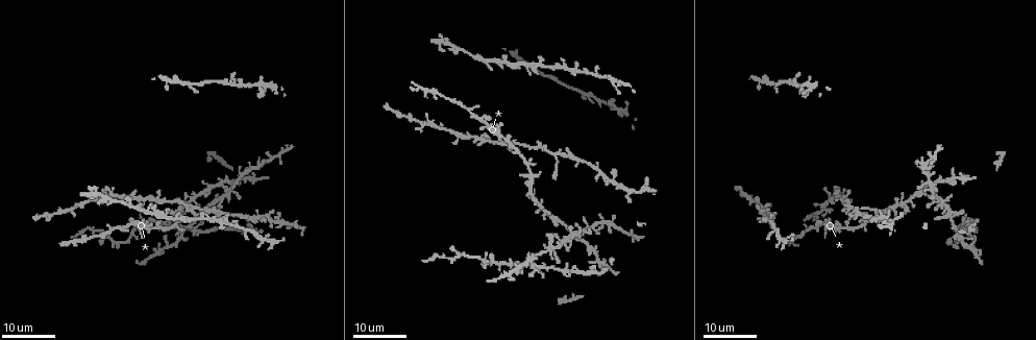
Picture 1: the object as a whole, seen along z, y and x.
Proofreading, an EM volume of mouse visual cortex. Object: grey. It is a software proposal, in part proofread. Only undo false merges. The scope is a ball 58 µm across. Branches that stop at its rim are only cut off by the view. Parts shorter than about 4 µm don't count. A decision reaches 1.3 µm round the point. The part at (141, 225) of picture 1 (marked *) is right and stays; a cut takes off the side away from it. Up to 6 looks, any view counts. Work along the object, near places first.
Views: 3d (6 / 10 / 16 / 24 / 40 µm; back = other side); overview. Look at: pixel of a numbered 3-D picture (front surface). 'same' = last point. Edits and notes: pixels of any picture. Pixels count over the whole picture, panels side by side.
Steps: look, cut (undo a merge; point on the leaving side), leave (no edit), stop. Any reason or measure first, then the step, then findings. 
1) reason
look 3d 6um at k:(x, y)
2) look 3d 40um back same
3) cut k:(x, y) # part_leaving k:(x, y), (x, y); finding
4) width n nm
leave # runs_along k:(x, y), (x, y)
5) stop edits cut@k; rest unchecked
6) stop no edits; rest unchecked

three-way junction
look 3d 24um at 1:(126, 203)

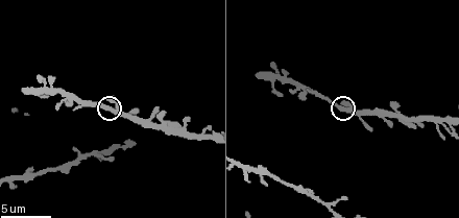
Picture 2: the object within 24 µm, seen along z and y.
look 3d 6um at 2:(108, 107)

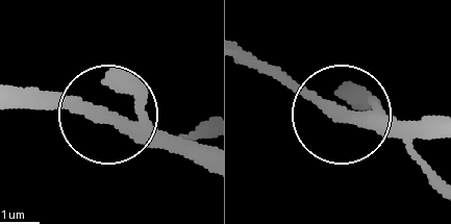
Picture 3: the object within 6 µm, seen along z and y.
leave # one cell here

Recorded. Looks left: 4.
four arms meet
look 3d 16um at 1:(279, 220)

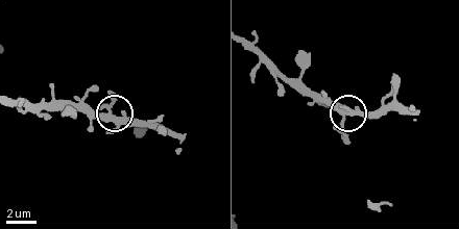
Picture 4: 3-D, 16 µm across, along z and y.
zoom in
look 3d 10um at 4:(346, 112)

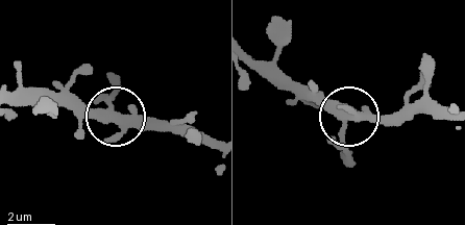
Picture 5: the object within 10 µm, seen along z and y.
width 340 nm
leave # continuous, no second cell

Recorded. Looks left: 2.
four or more arms meet
look 3d 24um at 1:(228, 192)

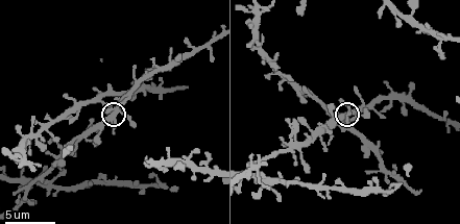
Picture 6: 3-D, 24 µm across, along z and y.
look 3d 6um at 6:(112, 116)

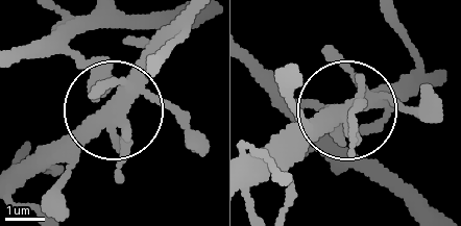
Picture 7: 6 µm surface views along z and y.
width 360 nm
leave # continuous, no second cell

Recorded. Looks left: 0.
stop no edits; rest unchecked

